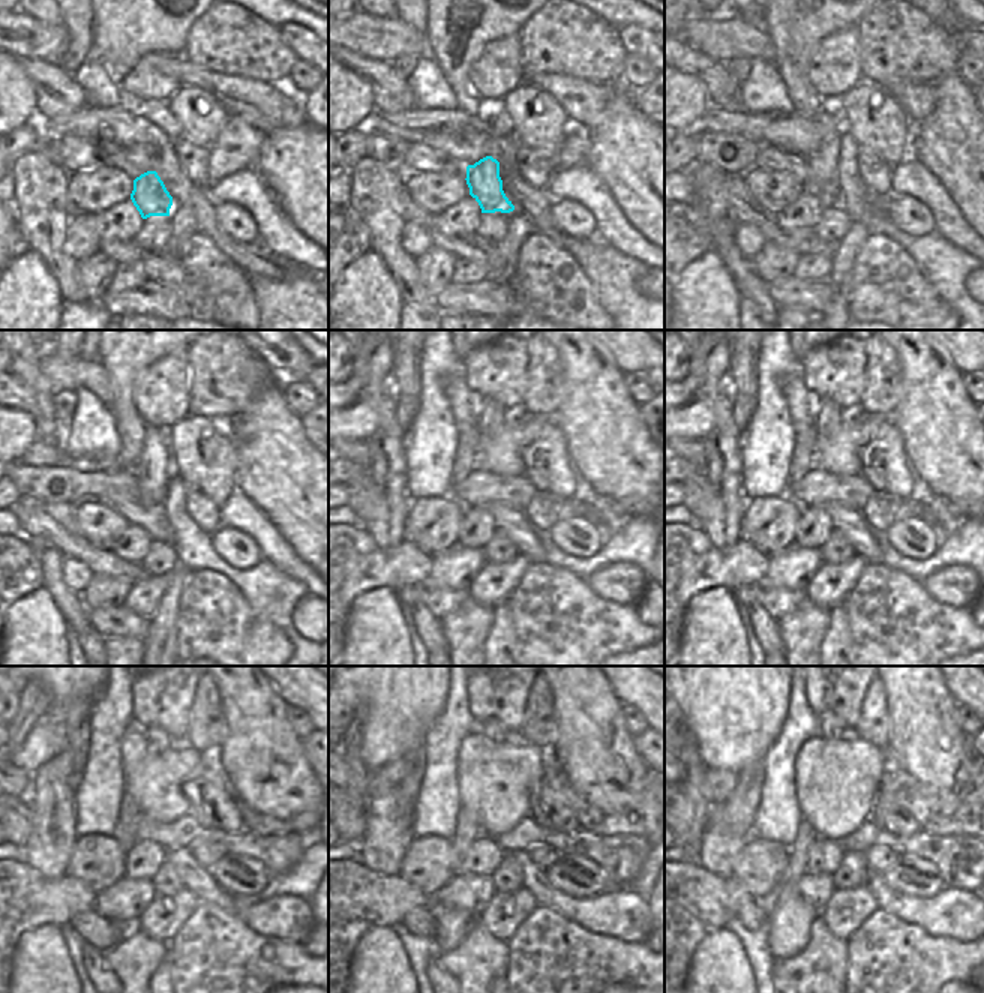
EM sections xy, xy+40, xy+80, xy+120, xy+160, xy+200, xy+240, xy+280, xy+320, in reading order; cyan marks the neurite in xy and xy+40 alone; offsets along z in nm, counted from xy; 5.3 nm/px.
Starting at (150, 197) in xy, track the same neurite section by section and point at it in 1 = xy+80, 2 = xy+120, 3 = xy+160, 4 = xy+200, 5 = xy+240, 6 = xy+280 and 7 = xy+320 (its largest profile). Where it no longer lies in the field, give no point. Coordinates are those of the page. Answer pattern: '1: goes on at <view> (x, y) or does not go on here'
1: goes on at xy+80 (822, 164)
2: goes on at xy+120 (152, 474)
3: goes on at xy+160 (492, 420)
4: goes on at xy+200 (827, 423)
5: goes on at xy+240 (158, 740)
6: goes on at xy+280 (492, 729)
7: goes on at xy+320 (828, 725)

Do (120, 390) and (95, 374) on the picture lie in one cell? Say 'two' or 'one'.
two

